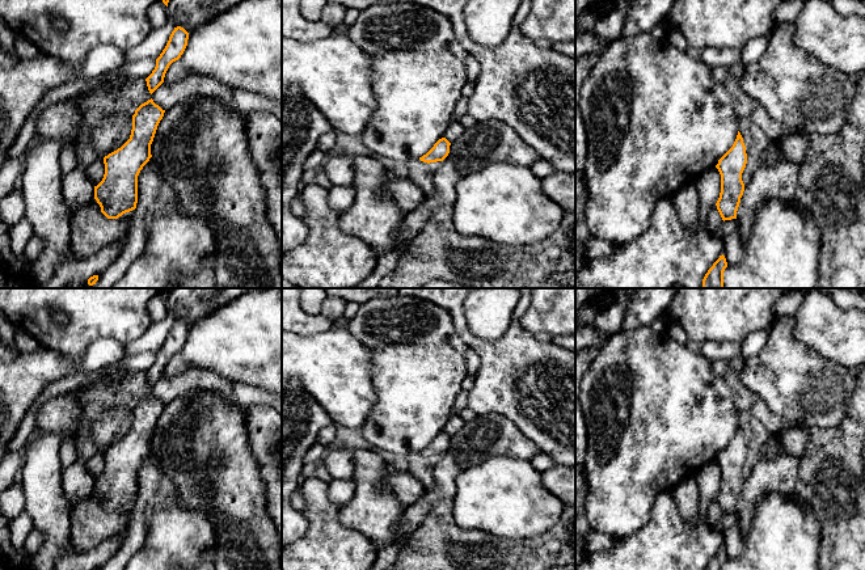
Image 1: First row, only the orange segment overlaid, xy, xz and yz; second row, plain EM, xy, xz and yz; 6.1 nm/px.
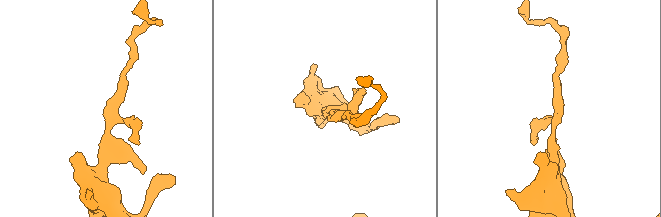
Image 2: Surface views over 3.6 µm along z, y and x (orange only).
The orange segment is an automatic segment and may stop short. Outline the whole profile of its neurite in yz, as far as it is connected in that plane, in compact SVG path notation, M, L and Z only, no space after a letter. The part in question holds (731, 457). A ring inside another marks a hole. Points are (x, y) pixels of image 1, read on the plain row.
M738 425L733 440L718 453L716 461L721 468L721 486L716 497L722 514L737 512L737 504L744 485L742 466L747 457L746 439Z

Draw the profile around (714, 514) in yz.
M713 499L708 508L706 522L713 531L716 531L721 535L723 535L723 532L725 532L720 525L722 515L723 514L717 503L717 499Z

